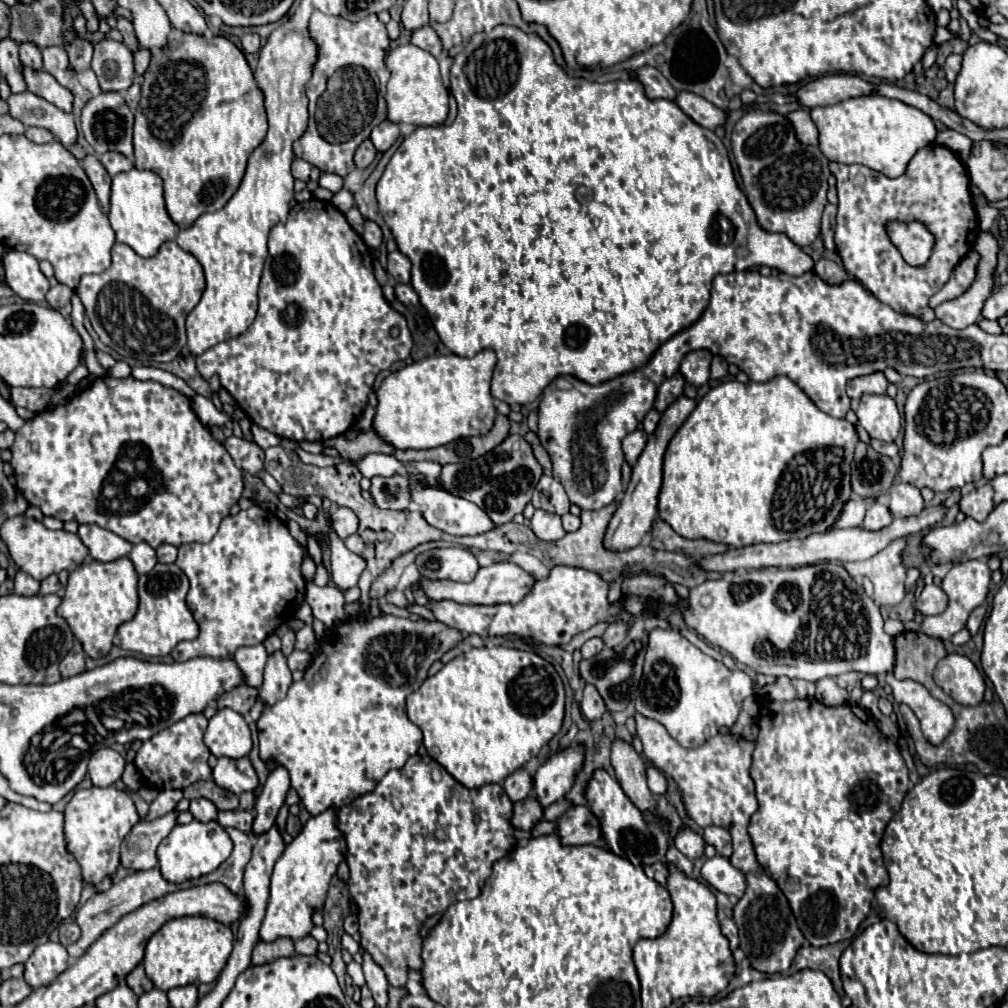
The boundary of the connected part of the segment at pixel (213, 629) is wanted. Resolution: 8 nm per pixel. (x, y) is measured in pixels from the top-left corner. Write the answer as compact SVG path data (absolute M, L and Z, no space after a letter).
M260 506L240 510L236 516L226 516L208 544L182 544L178 548L176 566L184 570L190 580L188 608L200 628L196 640L180 642L172 650L174 662L184 662L198 656L210 656L218 660L234 658L240 646L254 646L266 640L280 624L292 618L294 610L304 602L306 580L302 576L300 564L304 560L304 548L290 536L284 522Z

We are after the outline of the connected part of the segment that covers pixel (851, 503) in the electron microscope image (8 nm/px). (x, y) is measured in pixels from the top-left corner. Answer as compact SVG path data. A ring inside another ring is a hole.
M872 498L848 500L848 504L844 504L844 512L840 512L840 520L832 528L854 528L854 526L862 526L866 508L870 504L874 504L874 502L876 500L872 500Z

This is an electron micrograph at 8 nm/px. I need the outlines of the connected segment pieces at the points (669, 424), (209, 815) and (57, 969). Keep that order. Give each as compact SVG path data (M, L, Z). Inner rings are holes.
M680 396L680 400L676 400L676 404L670 404L662 412L656 432L648 438L648 444L646 444L644 452L640 454L640 460L632 468L632 480L624 492L624 498L620 500L612 520L608 522L608 532L604 536L604 548L614 550L614 552L624 552L628 548L636 548L638 544L642 544L642 538L652 528L654 518L658 516L658 492L662 486L662 458L666 452L666 446L694 408L696 408L696 400Z
M196 798L196 800L190 800L190 808L192 816L200 822L208 822L208 820L216 820L216 814L218 814L218 808L210 802L210 800L204 800L204 798Z
M46 942L34 948L32 956L24 964L24 980L36 990L46 986L66 970L68 952L60 942Z

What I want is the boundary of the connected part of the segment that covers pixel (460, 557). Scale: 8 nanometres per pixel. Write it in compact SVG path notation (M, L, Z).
M460 546L434 548L416 558L416 566L424 580L454 580L470 582L478 572L476 556Z

